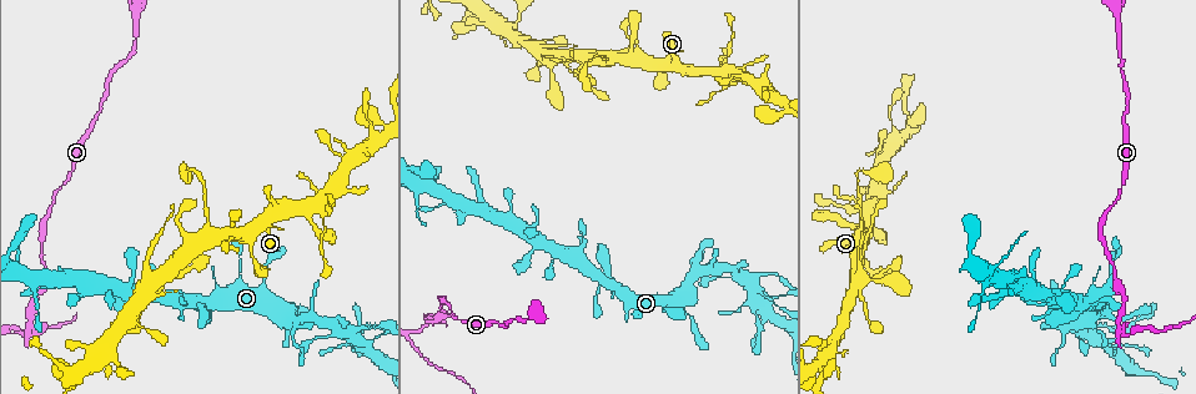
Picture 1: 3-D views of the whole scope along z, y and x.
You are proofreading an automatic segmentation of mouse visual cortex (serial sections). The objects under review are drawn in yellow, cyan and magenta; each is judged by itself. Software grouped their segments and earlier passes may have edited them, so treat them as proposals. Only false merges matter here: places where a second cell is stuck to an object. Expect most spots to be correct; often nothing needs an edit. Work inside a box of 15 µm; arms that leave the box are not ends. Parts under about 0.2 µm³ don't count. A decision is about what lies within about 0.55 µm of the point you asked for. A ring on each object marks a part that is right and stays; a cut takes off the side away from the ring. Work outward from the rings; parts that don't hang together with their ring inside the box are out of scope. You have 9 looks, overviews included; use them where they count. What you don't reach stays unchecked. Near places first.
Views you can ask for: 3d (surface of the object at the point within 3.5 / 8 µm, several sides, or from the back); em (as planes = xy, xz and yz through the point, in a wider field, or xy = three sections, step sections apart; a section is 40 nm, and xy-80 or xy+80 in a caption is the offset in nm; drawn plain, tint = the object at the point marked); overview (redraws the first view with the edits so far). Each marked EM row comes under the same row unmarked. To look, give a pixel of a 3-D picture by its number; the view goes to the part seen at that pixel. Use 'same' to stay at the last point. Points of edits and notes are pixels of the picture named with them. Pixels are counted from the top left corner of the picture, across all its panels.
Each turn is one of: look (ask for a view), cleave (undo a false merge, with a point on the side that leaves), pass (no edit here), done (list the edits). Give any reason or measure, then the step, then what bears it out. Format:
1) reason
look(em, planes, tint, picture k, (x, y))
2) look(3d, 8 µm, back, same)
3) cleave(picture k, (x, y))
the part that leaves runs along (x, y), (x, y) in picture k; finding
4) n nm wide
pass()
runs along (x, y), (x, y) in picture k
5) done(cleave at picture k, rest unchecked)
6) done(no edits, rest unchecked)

sharp bend
look(3d, 3.5 µm, picture 1, (33, 330))

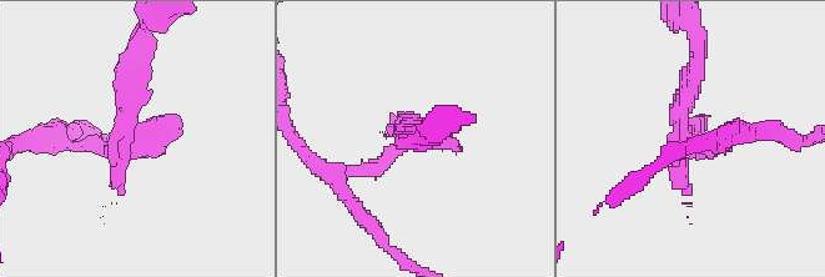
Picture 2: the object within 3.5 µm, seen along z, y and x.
look(em, xy, step 3, tint, picture 2, (135, 145))

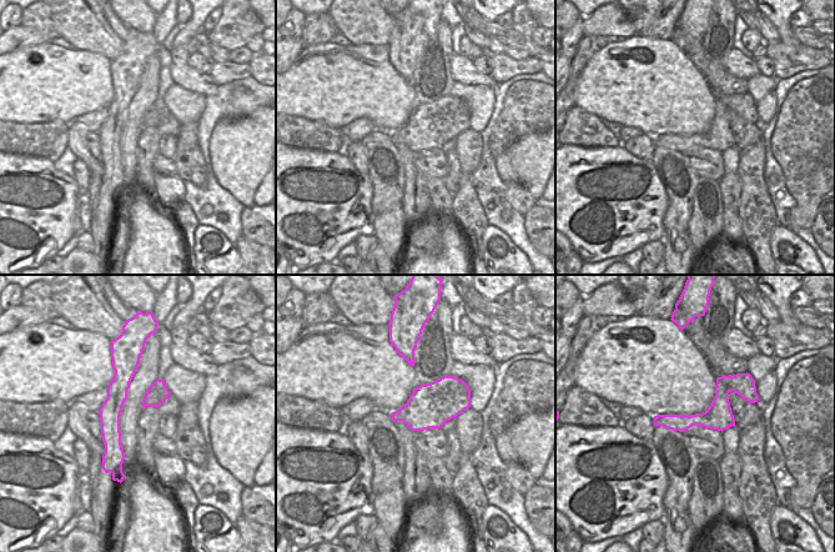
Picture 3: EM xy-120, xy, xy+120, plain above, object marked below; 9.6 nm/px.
cleave(picture 2, (174, 121))
the part that leaves runs along (693, 140), (713, 152), (750, 132) in picture 2; two cells meet here

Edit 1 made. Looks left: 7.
see it whole again
look(overview)

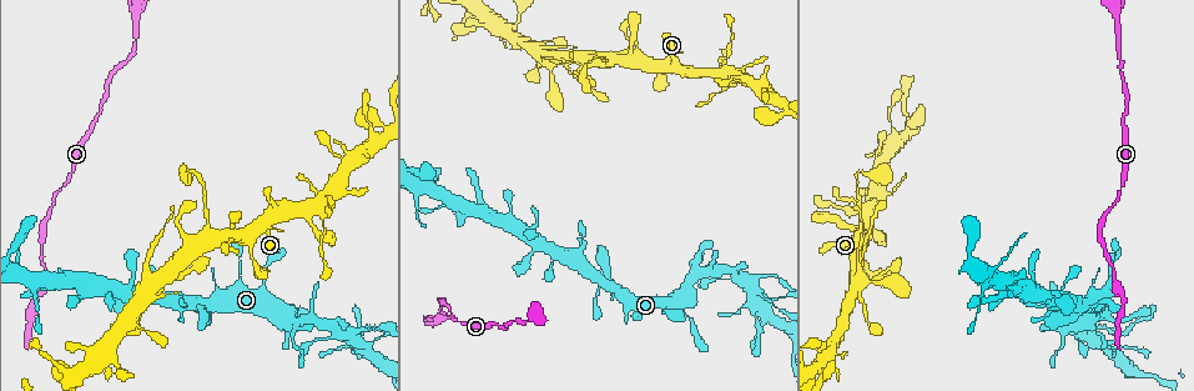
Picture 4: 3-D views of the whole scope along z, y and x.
side arm on a straight run
look(em, xy, step 5, tint, picture 4, (216, 234))

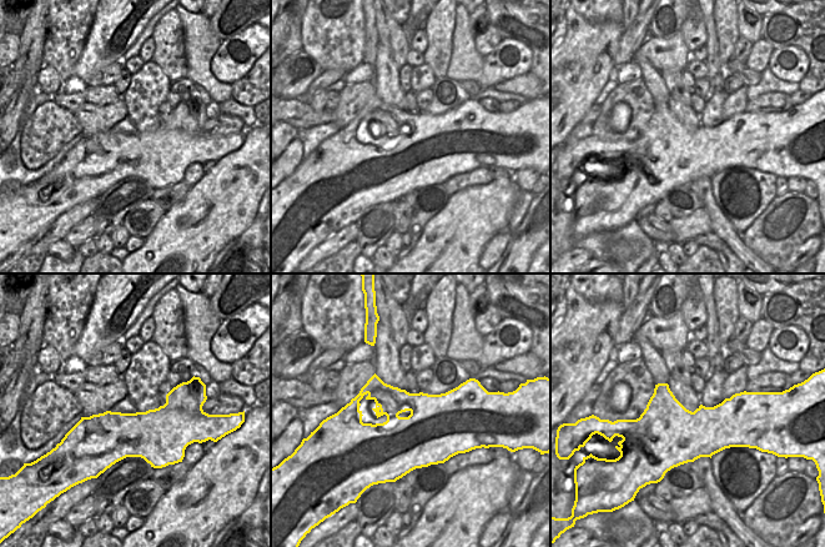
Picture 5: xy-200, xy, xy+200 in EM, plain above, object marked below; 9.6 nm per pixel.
look(3d, 3.5 µm, same)

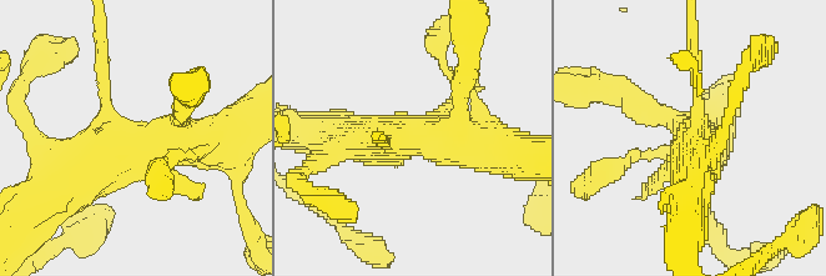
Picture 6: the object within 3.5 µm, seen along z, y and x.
pass()
runs along (233, 135), (167, 142), (80, 181) in picture 6; continuous, no second cell

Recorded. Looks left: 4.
branch point
look(3d, 3.5 µm, picture 4, (148, 282))

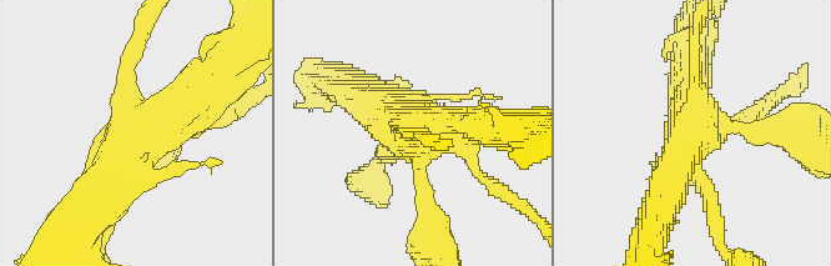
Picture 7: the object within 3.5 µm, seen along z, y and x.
now the EM
look(em, xy, step 1, tint, picture 7, (711, 138))

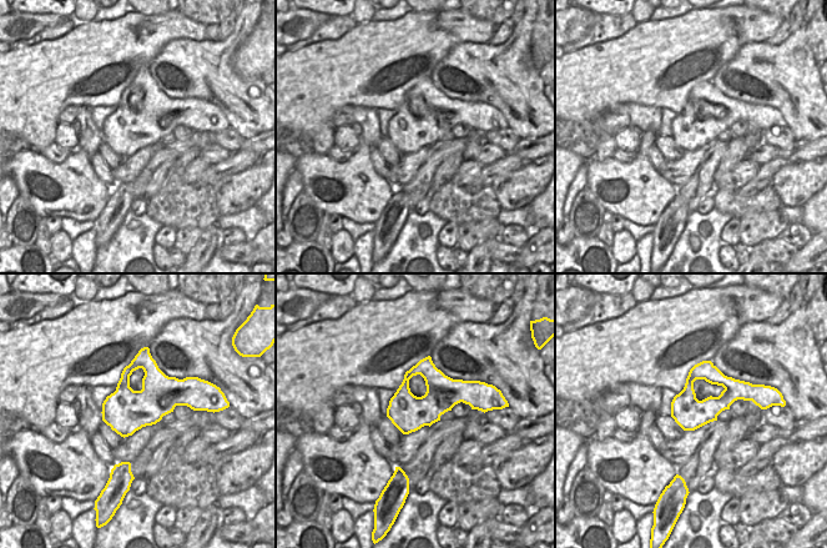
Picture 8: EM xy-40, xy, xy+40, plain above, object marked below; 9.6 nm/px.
pass()
runs along (205, 90), (147, 124), (94, 201) in picture 7; all the same cell

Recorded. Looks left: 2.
thin arm on a thick one
look(3d, 3.5 µm, picture 4, (107, 359))

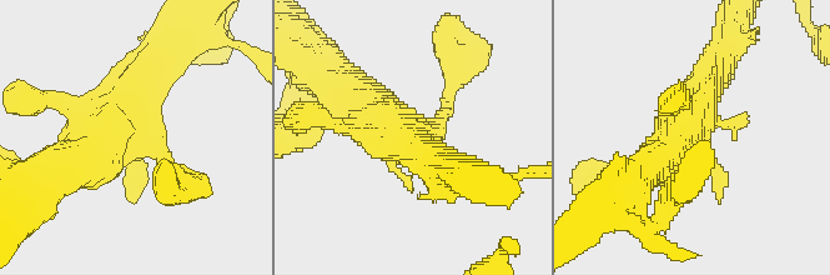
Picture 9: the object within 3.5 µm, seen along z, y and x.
need the tissue
look(em, planes, tint, picture 9, (139, 137))

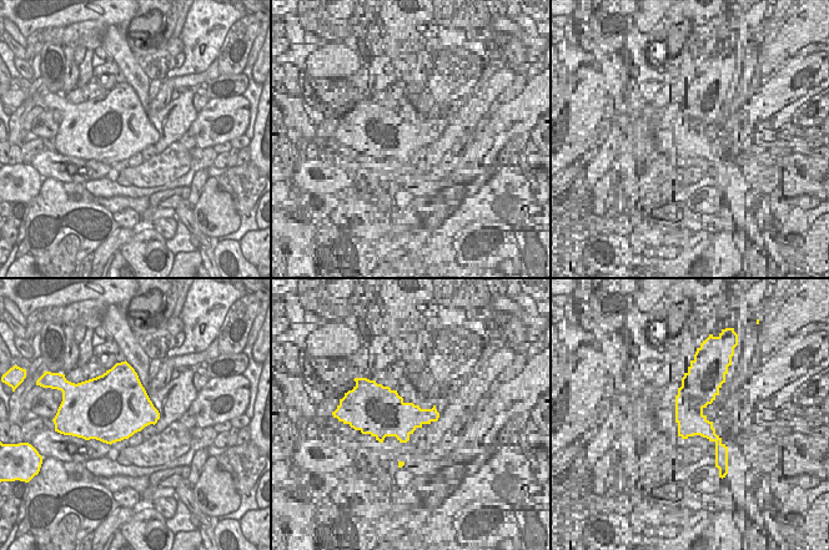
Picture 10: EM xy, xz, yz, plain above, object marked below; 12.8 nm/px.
850 nm wide
pass()
runs along (160, 50), (106, 131), (64, 169) in picture 9; all the same cell

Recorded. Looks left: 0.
done(cleave at picture 2, rest unchecked)

